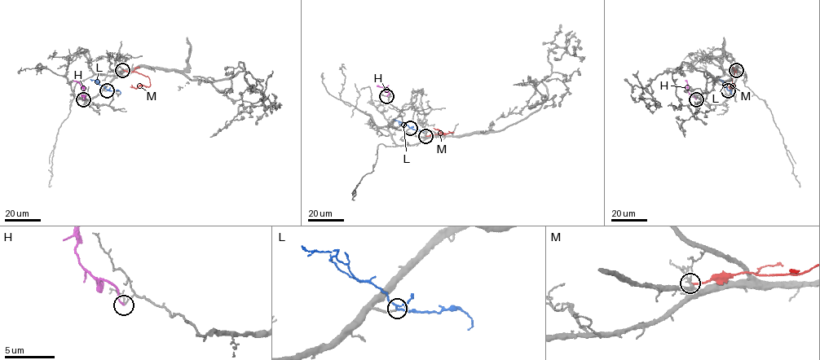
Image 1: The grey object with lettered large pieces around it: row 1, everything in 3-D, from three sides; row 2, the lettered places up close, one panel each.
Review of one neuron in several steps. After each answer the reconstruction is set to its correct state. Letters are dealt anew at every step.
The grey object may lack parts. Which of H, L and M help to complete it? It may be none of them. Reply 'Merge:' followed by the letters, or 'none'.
Merge: L

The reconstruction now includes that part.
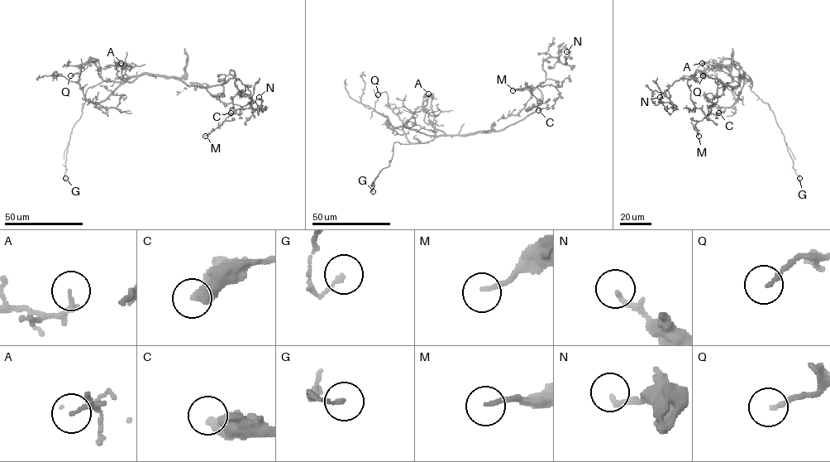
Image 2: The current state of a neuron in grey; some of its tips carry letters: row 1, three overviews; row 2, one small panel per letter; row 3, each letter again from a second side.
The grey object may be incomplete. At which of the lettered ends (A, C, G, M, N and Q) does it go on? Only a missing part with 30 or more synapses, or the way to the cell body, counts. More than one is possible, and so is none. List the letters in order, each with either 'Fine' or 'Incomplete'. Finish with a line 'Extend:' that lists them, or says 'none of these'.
A: Fine
C: Fine
G: Fine
M: Fine
N: Fine
Q: Fine
Extend: none of these

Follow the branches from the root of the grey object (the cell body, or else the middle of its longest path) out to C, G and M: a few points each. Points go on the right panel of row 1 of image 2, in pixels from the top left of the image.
C: (742, 74), (739, 84), (732, 87), (715, 79), (717, 101), (708, 106), (708, 111), (715, 114), (718, 113)
G: (742, 74), (752, 81), (751, 90), (766, 103), (774, 113), (799, 178)
M: (742, 74), (739, 84), (732, 87), (715, 79), (717, 101), (712, 103), (711, 112), (695, 125), (698, 136)

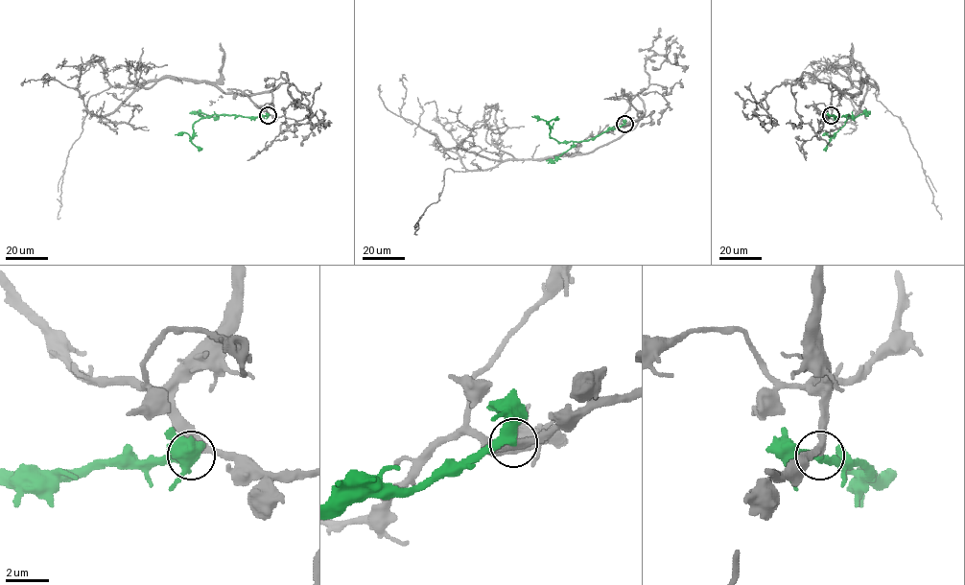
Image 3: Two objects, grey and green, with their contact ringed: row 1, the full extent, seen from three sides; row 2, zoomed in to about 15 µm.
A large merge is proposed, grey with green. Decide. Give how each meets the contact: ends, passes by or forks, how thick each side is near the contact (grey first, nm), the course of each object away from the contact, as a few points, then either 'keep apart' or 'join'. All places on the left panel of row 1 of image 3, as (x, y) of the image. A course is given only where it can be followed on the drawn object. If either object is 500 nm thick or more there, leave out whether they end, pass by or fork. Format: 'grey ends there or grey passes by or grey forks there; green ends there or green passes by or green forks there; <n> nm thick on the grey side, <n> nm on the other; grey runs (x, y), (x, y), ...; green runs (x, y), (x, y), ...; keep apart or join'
grey passes by; green passes by; 320 nm thick on the grey side, 400 nm on the other; grey runs (268, 115), (280, 83), (242, 94), (160, 77), (92, 95), (66, 159), (60, 218); green runs (268, 115), (213, 114), (201, 117), (193, 125), (191, 137), (184, 132), (175, 134); join

